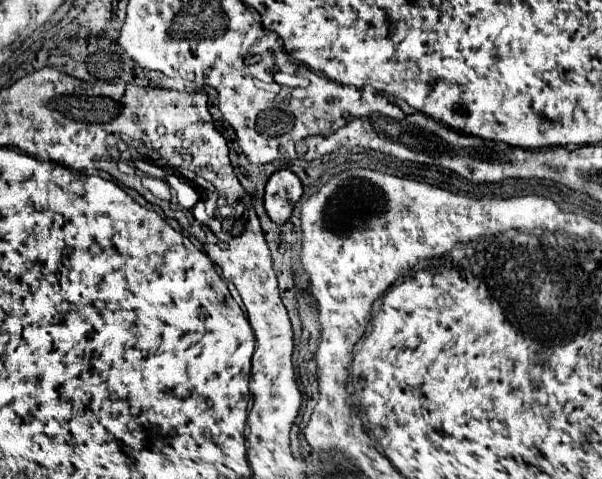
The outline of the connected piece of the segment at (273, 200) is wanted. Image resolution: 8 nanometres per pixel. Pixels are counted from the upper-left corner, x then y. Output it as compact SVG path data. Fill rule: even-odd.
M281 169L273 173L271 179L267 181L263 197L267 215L275 223L285 223L291 217L291 211L295 203L301 199L301 195L303 195L303 185L293 171Z

